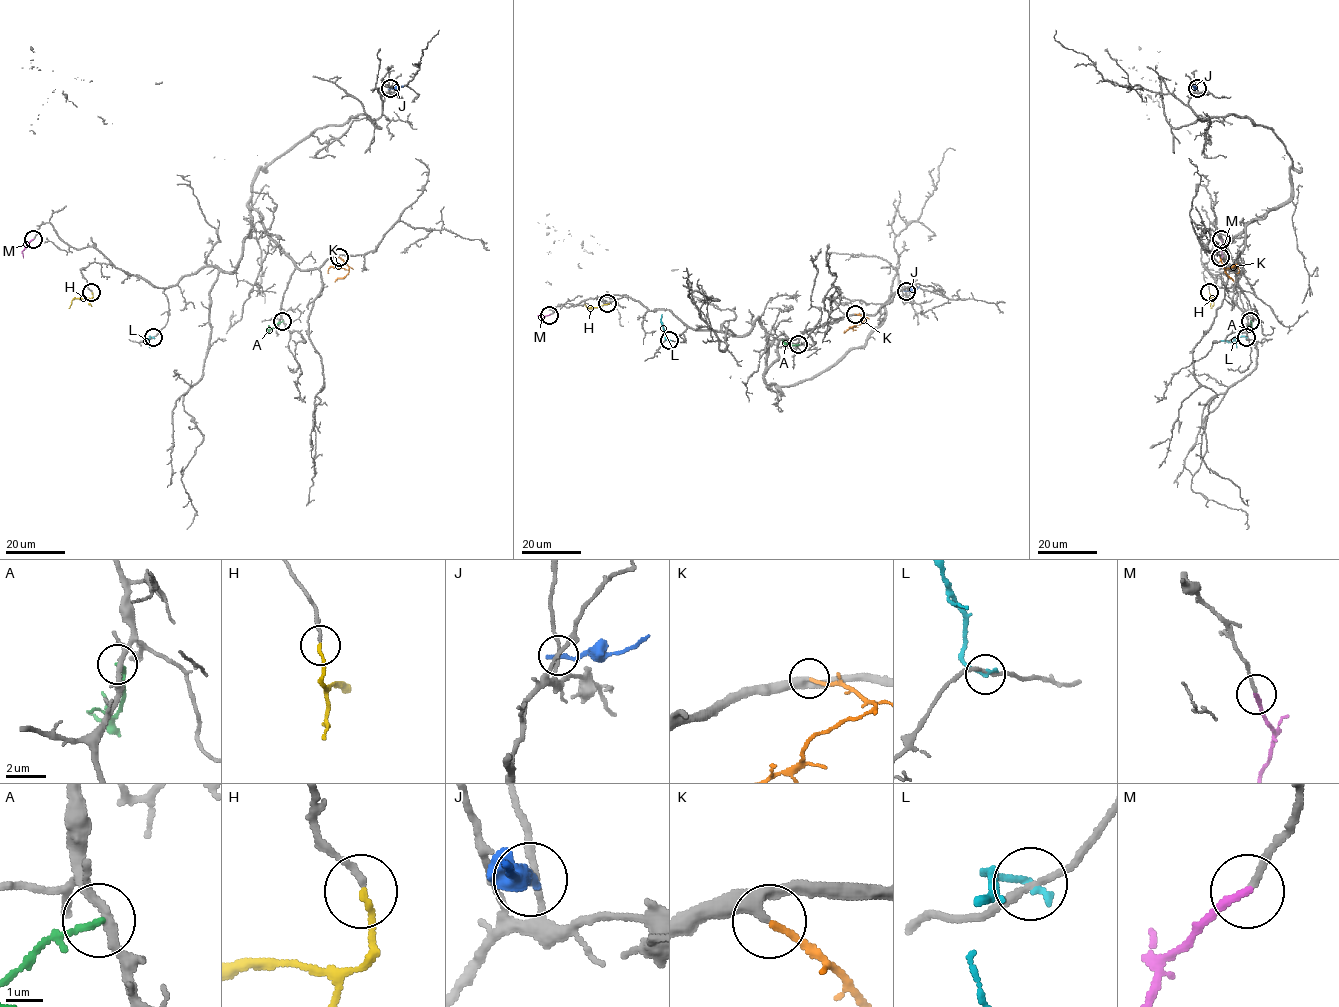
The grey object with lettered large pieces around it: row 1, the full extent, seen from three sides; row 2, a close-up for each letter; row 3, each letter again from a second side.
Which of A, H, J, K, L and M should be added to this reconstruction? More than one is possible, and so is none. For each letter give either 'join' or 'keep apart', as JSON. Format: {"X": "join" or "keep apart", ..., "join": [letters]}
{"A": "keep apart", "H": "join", "J": "keep apart", "K": "join", "L": "keep apart", "M": "join", "join": ["H", "K", "M"]}

